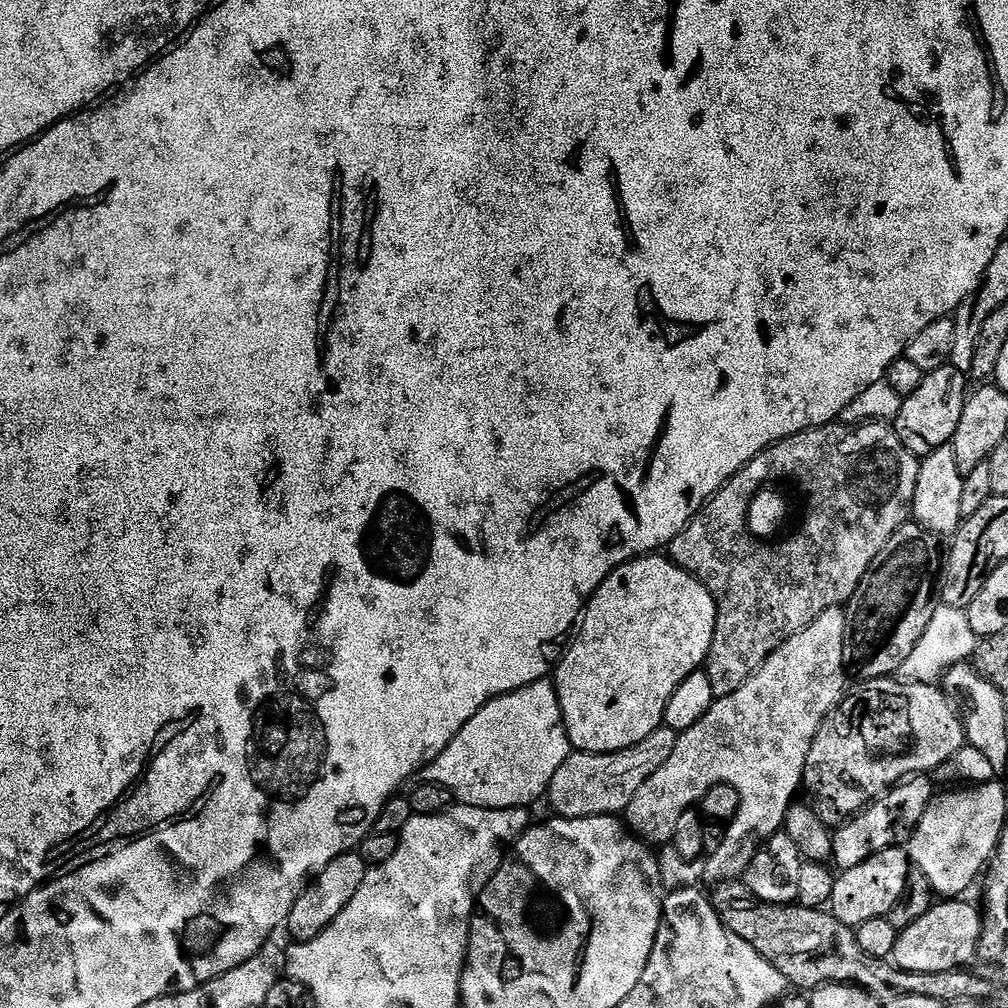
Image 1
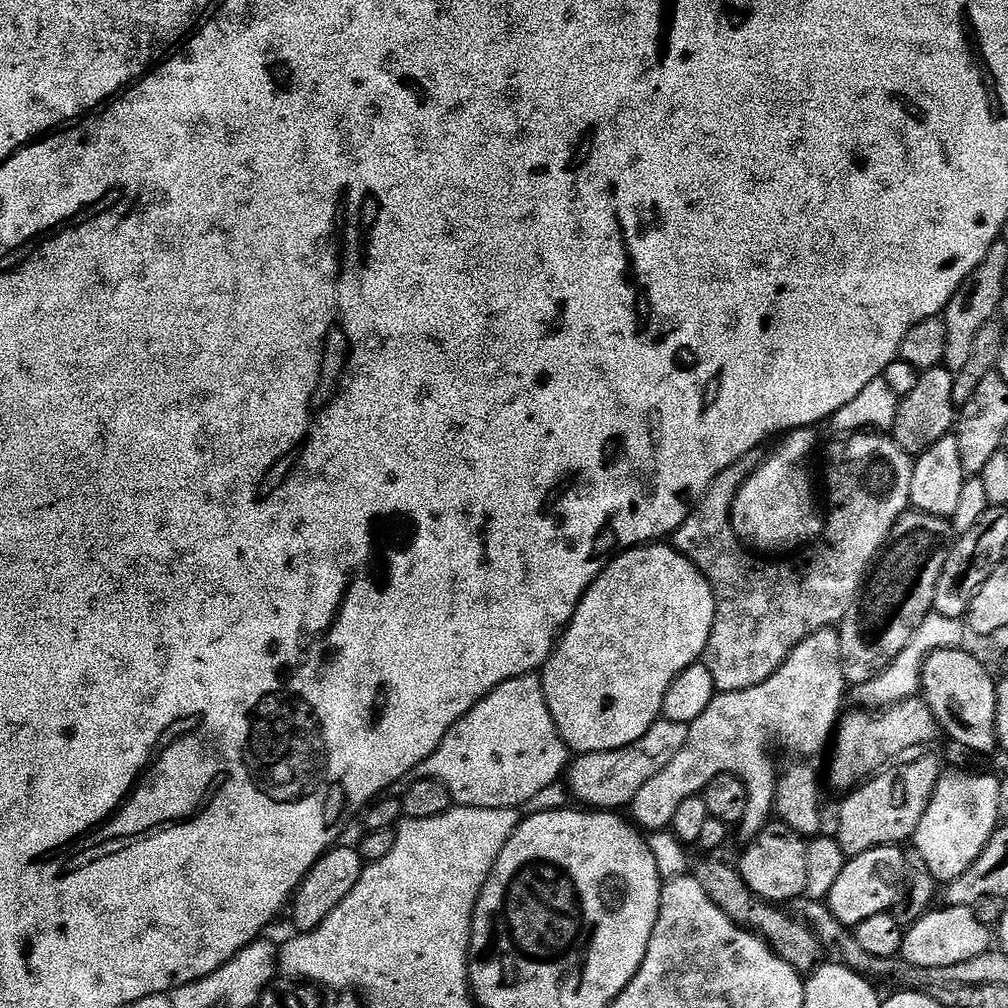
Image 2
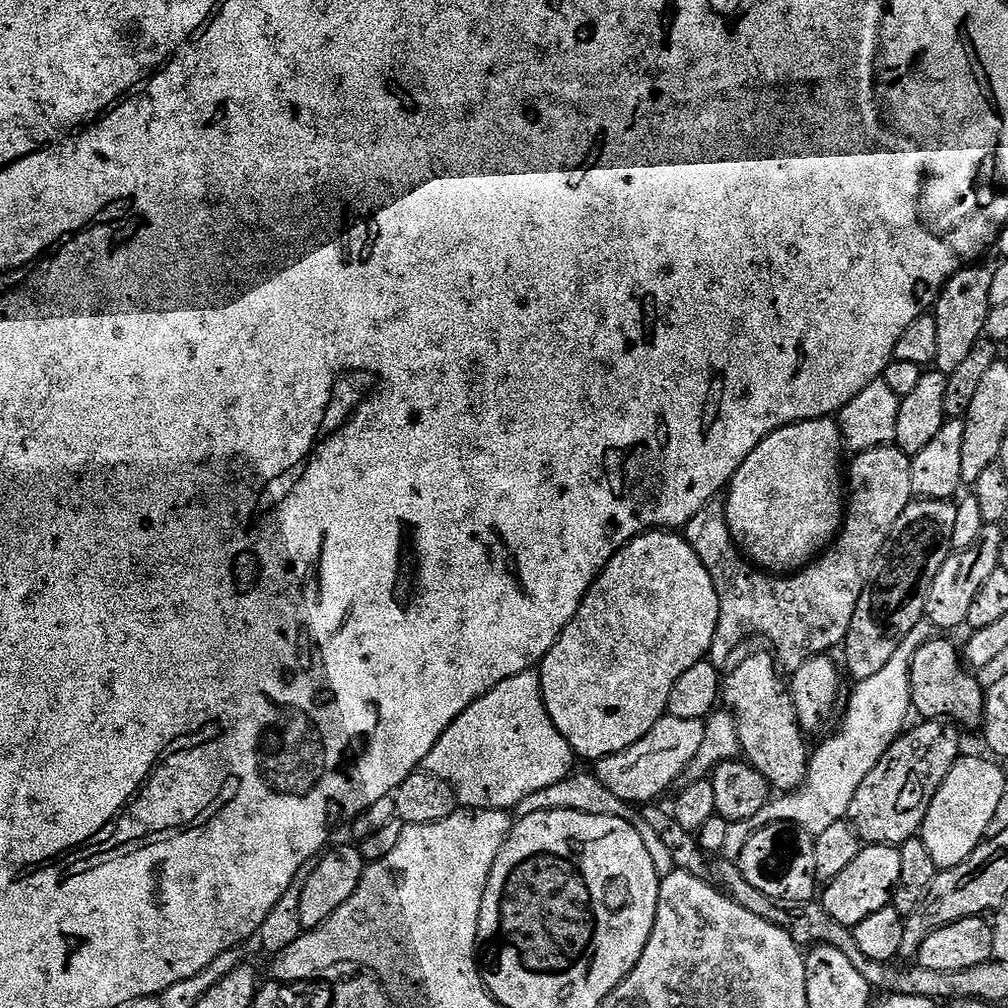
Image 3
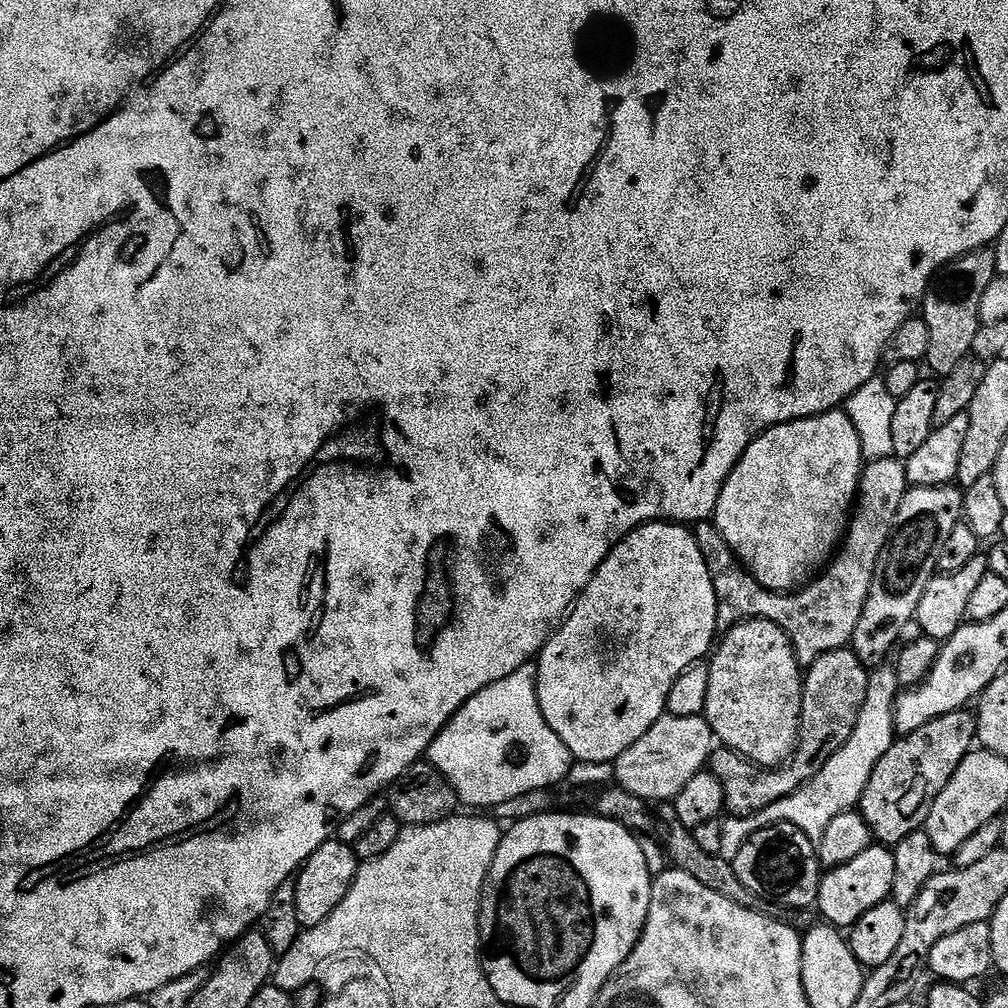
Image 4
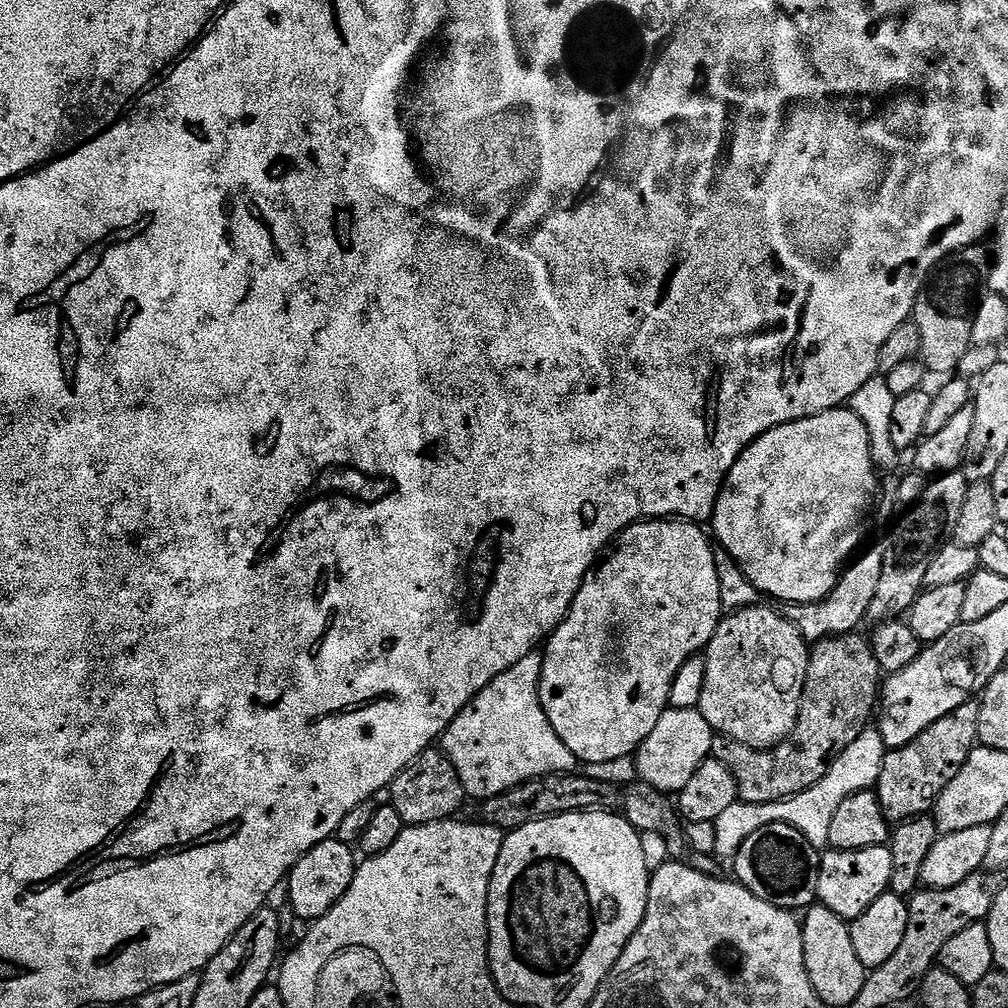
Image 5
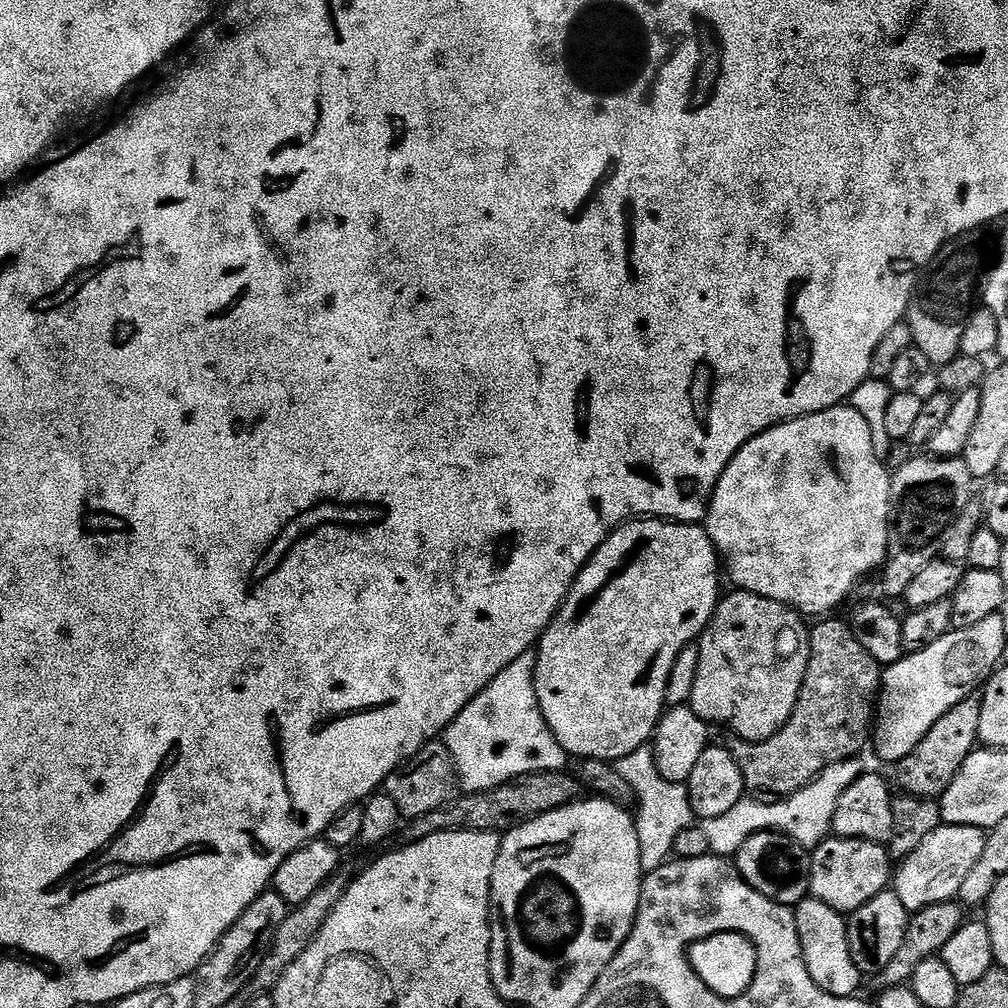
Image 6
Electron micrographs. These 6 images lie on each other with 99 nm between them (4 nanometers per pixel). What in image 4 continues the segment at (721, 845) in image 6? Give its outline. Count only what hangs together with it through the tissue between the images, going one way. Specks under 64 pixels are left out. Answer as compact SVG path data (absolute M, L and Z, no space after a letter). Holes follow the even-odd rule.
M880 666L869 675L866 686L866 702L862 702L862 714L858 714L858 726L854 726L854 734L820 773L808 784L792 796L774 802L762 813L764 824L793 824L798 826L813 842L818 842L822 834L826 834L826 826L838 814L853 811L859 805L862 794L866 790L866 782L870 782L870 774L874 774L874 766L882 762L882 754L890 750L892 741L897 739L894 710L896 697L900 695L902 685L896 677L895 667Z

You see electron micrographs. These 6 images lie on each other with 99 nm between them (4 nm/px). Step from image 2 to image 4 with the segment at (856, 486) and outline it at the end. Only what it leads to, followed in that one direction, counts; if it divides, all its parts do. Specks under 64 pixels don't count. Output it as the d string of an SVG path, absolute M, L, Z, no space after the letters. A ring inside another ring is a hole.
M895 456L865 463L860 473L860 491L854 505L854 515L846 529L842 547L815 579L791 594L761 588L760 583L729 550L728 543L716 529L715 523L697 523L694 535L698 550L702 550L710 578L714 582L717 629L727 630L744 620L774 622L774 626L778 626L790 638L801 669L804 670L818 662L822 654L849 647L854 626L858 626L858 618L862 618L862 606L866 606L866 598L874 582L878 558L888 544L894 518L898 518L902 498L910 487L904 465L905 461Z

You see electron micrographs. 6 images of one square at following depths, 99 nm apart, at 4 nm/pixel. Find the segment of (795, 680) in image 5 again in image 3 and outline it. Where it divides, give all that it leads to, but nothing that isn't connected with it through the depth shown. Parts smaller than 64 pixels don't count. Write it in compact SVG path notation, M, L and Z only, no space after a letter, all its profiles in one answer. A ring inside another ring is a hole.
M768 650L750 653L729 676L727 673L723 677L722 700L736 717L743 759L757 768L777 793L787 794L802 787L808 776L810 748L804 745L806 736L775 655Z

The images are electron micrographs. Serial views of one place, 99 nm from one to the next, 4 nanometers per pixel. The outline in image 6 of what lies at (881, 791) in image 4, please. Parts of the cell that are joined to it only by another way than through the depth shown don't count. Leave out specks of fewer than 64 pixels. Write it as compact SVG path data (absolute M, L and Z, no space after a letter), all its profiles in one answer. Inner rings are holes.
M979 699L963 700L958 706L950 709L922 738L919 746L900 763L895 765L896 780L900 783L901 793L921 798L939 798L954 782L962 762L966 762L968 755L977 747L980 735L978 734L978 714L982 714Z

